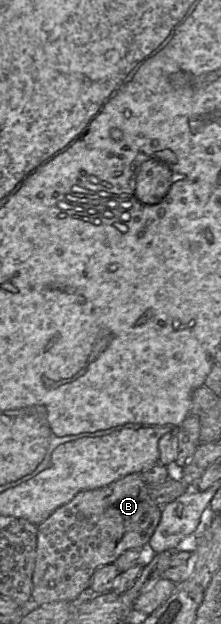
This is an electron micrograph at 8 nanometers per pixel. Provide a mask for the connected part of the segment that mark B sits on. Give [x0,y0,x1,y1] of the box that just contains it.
[32,473,162,604]

